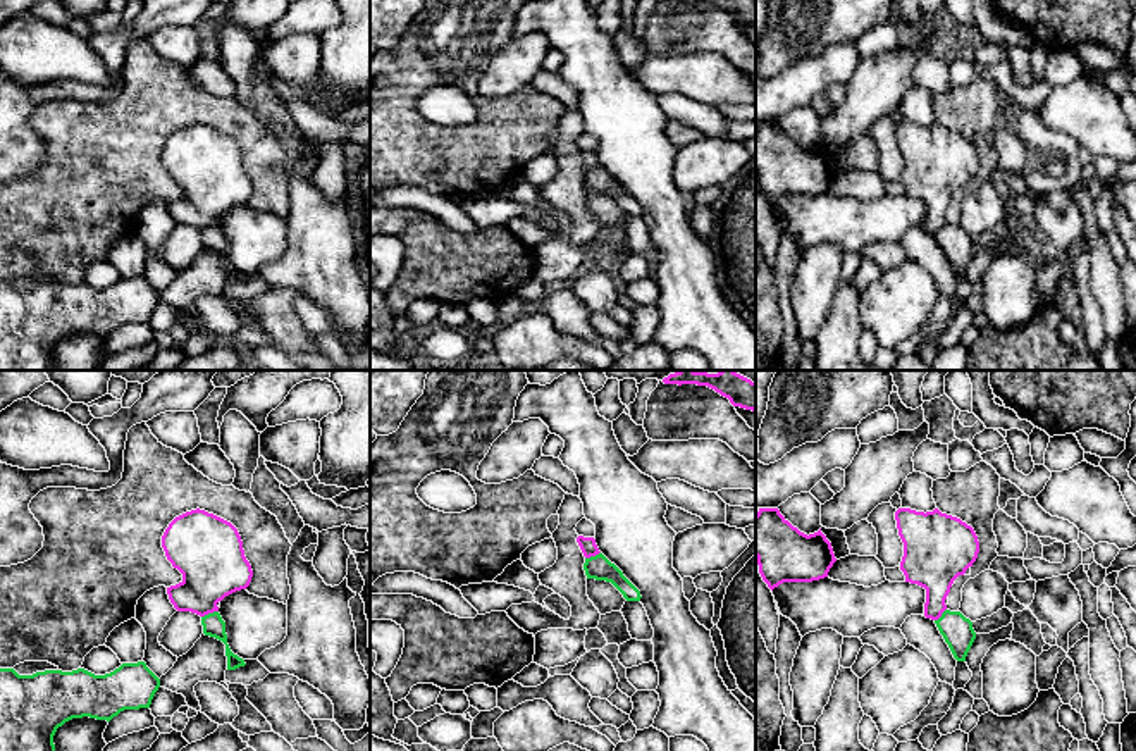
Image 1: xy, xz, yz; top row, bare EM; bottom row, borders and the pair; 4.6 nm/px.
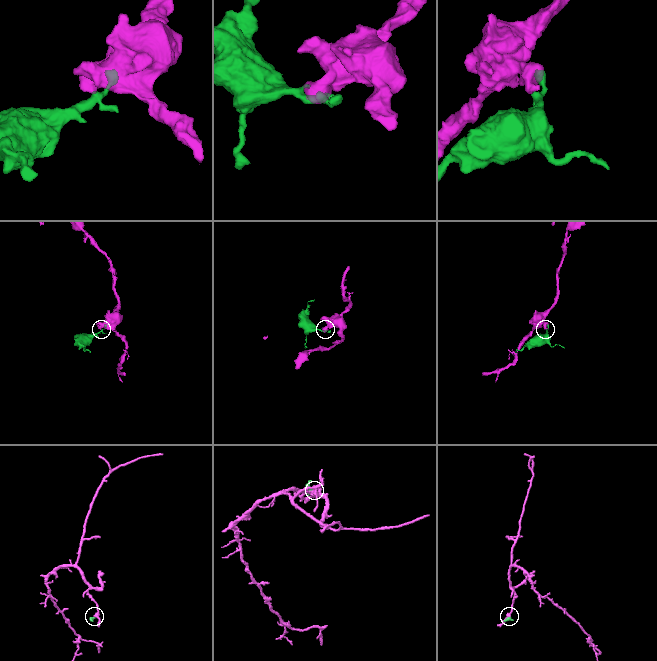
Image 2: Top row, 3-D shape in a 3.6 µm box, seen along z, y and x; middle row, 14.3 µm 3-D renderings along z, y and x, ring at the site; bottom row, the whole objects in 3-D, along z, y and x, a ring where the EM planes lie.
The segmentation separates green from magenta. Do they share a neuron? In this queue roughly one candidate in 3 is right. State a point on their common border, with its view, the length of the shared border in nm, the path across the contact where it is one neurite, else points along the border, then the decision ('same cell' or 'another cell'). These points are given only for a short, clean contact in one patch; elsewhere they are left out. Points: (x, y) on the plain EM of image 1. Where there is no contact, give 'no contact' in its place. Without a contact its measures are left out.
contact xy (209, 228); length 90 nm; border xy (217, 224), (202, 231); another cell

